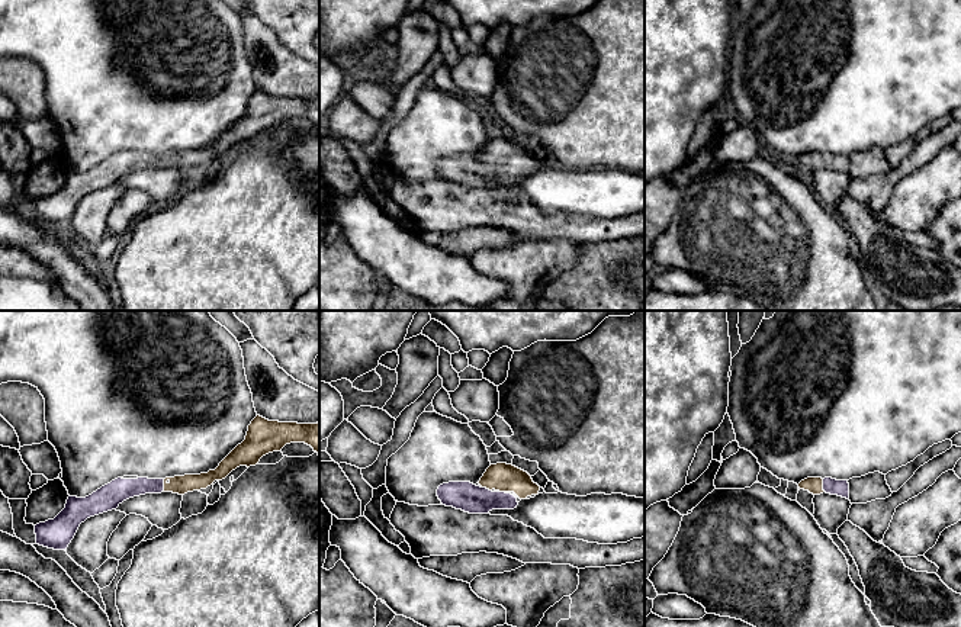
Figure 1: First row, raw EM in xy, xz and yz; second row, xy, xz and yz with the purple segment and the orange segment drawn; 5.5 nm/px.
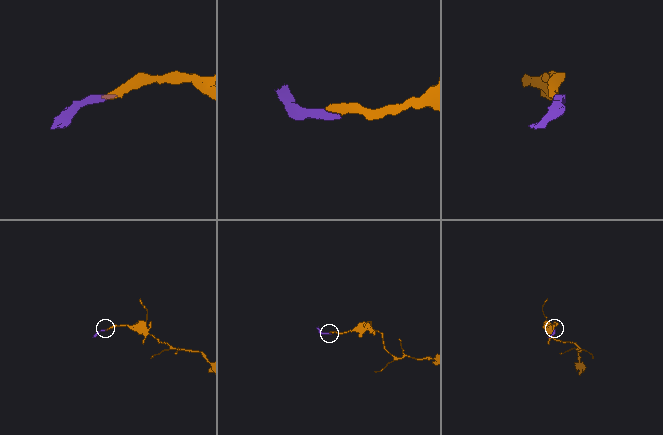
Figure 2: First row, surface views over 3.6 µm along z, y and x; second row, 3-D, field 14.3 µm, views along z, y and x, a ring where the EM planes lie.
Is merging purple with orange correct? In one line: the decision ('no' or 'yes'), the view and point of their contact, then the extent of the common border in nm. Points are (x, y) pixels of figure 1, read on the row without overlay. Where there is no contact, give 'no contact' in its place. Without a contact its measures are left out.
yes | xy (163, 160) | 70 nm

